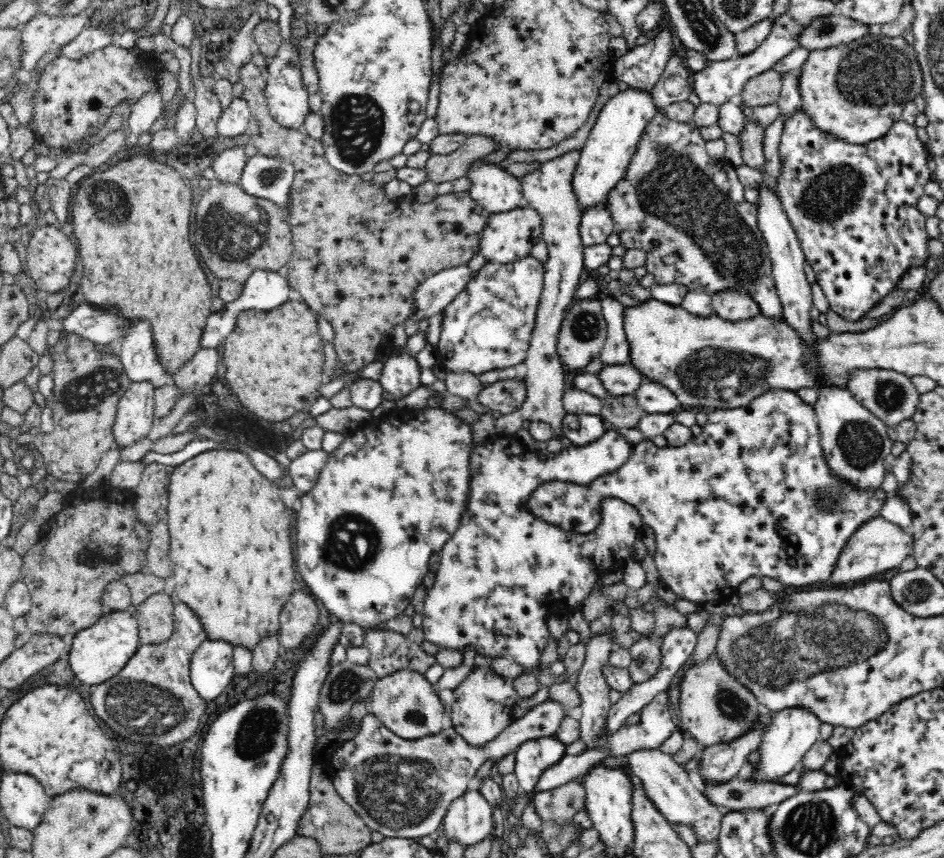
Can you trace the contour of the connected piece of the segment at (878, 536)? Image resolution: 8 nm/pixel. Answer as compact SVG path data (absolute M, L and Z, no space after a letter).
M881 515L867 520L860 526L839 554L835 569L830 575L834 587L846 587L864 582L876 574L899 568L902 560L913 554L913 538L908 530L889 522Z

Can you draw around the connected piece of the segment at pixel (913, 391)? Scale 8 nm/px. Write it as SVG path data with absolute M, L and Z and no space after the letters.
M854 369L849 374L847 390L857 402L890 427L896 427L904 420L913 419L920 402L920 394L910 381L910 377L888 369Z

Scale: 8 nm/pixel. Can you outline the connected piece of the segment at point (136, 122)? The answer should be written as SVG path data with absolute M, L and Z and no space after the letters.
M159 87L154 92L146 92L142 98L132 104L129 119L126 121L126 127L129 129L128 138L122 148L131 148L136 145L140 134L149 130L150 126L163 114L163 110Z

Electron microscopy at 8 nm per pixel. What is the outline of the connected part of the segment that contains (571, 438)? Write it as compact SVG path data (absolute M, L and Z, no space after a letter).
M566 413L563 434L568 445L586 446L601 438L606 432L600 415Z

